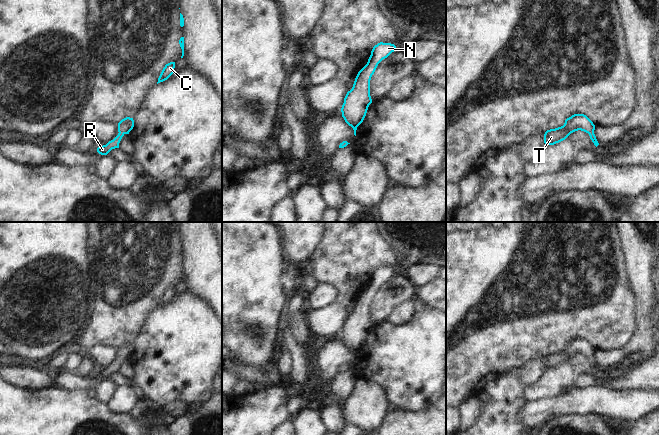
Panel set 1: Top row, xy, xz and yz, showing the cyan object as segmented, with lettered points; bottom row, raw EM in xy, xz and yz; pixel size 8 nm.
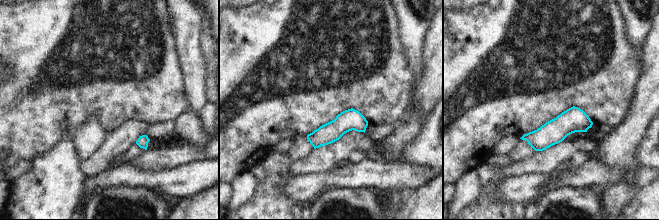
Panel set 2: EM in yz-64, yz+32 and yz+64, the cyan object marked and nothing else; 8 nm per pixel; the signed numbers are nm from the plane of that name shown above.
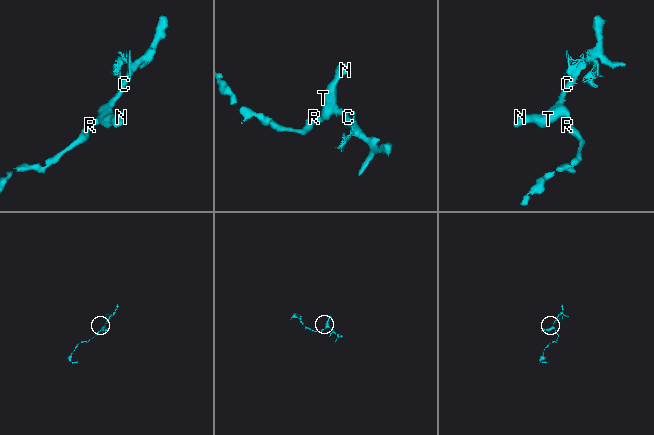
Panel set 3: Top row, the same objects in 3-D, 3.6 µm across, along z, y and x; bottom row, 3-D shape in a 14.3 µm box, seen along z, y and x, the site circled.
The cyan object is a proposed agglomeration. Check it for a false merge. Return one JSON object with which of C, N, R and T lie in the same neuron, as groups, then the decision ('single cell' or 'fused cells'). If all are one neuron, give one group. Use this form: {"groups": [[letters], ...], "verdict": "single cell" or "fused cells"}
{"groups": [["C", "N", "R", "T"]], "verdict": "single cell"}

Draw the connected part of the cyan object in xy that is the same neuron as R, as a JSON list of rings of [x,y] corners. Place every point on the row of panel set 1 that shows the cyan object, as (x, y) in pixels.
[[[126,117],[122,119],[118,123],[118,135],[111,141],[109,141],[106,145],[99,146],[97,148],[97,152],[101,155],[107,155],[112,149],[119,148],[119,143],[122,139],[122,137],[125,134],[129,134],[129,132],[134,127],[134,120],[133,118]]]

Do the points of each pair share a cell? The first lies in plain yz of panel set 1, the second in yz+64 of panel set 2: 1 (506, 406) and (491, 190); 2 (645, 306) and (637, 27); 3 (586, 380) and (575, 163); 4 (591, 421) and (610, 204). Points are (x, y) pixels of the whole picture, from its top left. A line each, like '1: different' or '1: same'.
1: same
2: same
3: same
4: different

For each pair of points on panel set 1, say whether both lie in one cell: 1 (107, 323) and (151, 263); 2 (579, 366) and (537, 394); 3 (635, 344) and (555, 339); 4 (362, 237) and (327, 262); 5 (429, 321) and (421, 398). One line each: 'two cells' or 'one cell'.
1: one cell
2: one cell
3: two cells
4: one cell
5: one cell

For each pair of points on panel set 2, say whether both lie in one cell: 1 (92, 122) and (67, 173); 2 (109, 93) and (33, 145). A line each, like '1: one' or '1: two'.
1: two
2: one

